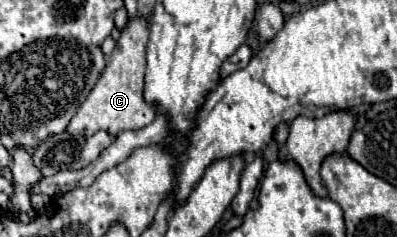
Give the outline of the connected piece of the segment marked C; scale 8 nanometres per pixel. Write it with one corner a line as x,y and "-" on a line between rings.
145,18
129,20
127,28
121,32
121,38
115,44
115,50
93,86
87,100
77,108
67,132
71,136
93,136
97,130
107,130
111,136
117,136
123,130
139,130
151,124
157,116
153,104
143,100
143,70
145,70
145,46
149,36
149,22

